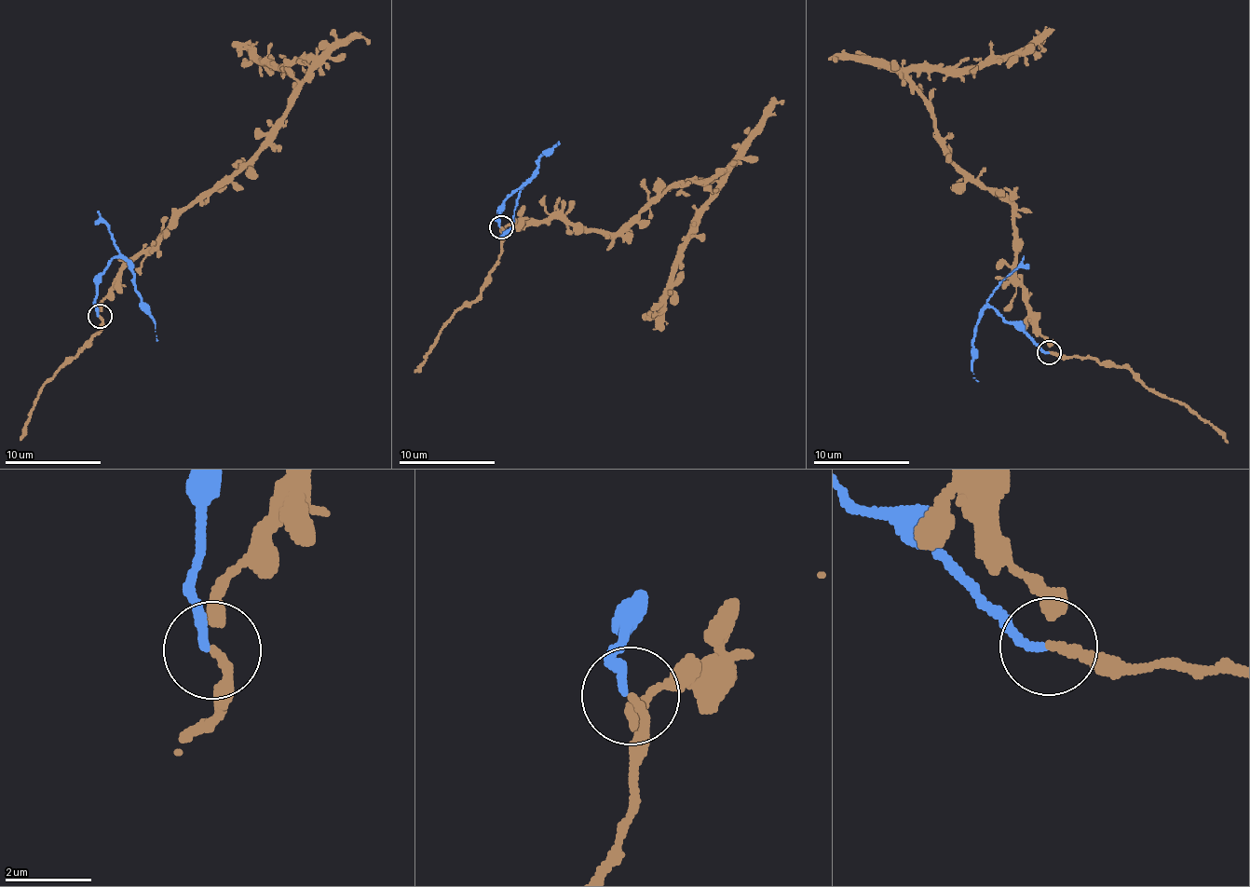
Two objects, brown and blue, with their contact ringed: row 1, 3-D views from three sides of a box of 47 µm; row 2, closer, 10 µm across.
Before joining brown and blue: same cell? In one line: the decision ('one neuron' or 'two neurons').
one neuron

